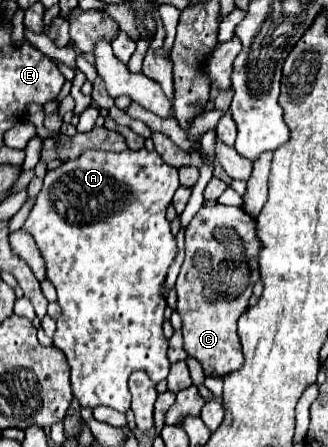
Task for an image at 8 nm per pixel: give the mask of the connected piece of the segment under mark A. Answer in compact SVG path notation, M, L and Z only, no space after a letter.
M145 148L143 150L137 150L137 152L131 152L131 150L125 150L125 152L103 152L103 150L85 150L77 160L71 160L71 162L65 162L61 164L57 170L51 170L47 172L45 176L45 182L43 182L43 188L37 196L37 202L25 222L25 230L35 238L43 258L45 258L45 266L47 266L47 278L51 280L51 284L55 286L57 290L57 302L61 306L61 318L57 320L57 330L55 330L55 336L53 336L53 346L59 348L67 360L69 360L69 366L71 366L71 390L73 390L73 396L81 402L81 406L89 406L89 408L95 408L95 406L109 406L117 412L127 412L129 406L131 406L131 394L129 394L129 388L127 388L127 378L131 372L135 370L145 370L149 374L149 378L153 382L161 382L167 378L167 372L169 372L169 360L167 360L167 338L163 336L163 310L165 310L165 300L161 298L161 284L167 276L167 270L175 258L175 252L177 252L177 240L175 236L171 234L171 226L165 218L165 212L167 212L167 206L171 204L171 198L175 194L175 190L179 188L179 178L177 178L177 170L173 170L173 166L167 166L161 156L157 152L147 152Z

